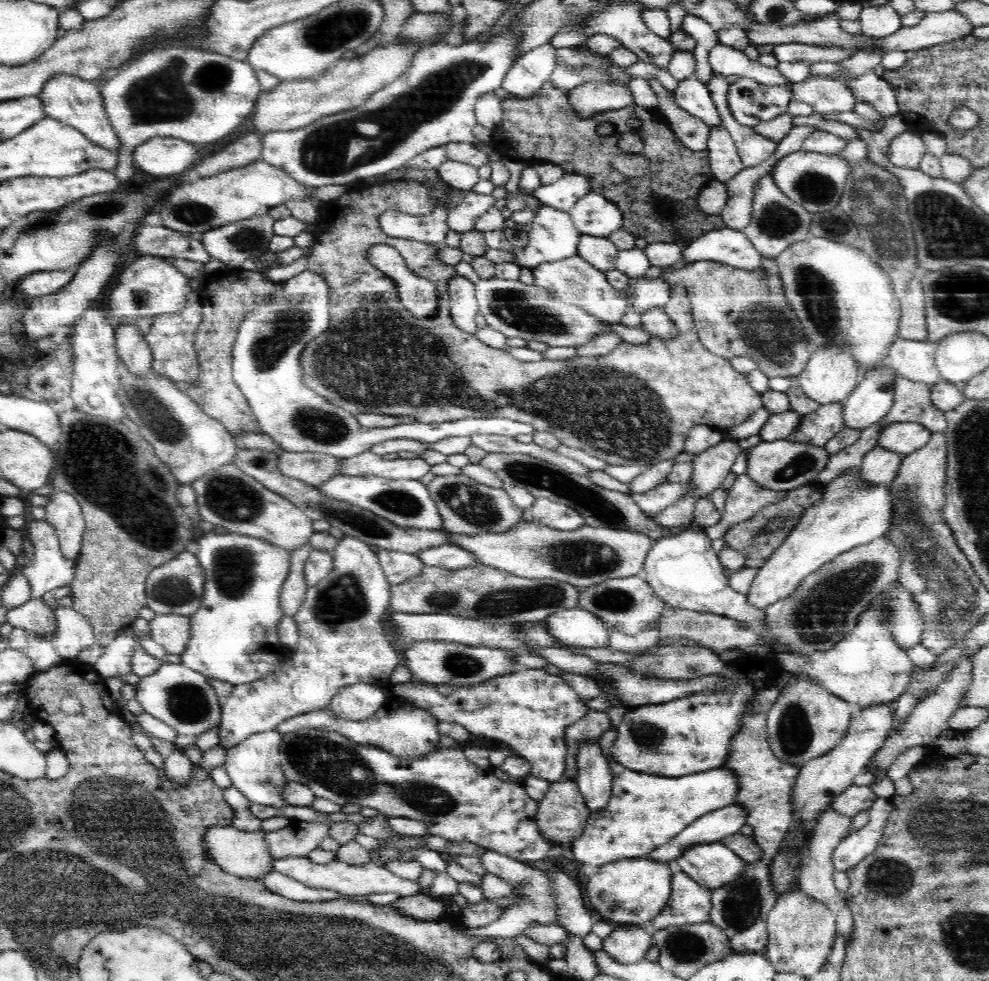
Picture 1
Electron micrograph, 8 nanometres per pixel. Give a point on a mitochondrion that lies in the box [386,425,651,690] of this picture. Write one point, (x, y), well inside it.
(593, 501)

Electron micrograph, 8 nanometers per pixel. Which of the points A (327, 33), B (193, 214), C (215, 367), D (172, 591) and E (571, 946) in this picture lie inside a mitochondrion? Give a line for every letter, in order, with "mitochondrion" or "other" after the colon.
A: mitochondrion
B: mitochondrion
C: other
D: mitochondrion
E: other

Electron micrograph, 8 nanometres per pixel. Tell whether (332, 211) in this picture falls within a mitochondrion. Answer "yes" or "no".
no

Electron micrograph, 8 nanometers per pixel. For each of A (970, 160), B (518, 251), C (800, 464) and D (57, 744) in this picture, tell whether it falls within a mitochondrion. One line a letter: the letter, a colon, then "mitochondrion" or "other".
A: other
B: other
C: mitochondrion
D: other

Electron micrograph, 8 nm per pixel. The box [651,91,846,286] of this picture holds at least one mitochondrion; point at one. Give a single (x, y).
(775, 220)

